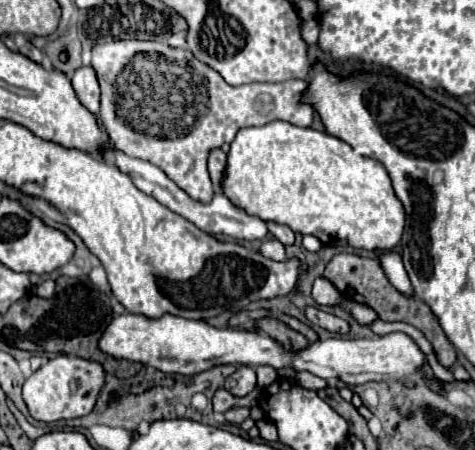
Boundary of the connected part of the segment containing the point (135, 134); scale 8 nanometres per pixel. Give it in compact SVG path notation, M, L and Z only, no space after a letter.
M100 39L92 49L92 67L102 89L100 119L116 149L130 157L154 163L180 189L202 203L208 203L214 197L212 181L206 171L206 155L212 147L232 143L242 127L266 125L270 121L288 121L298 127L310 127L314 117L314 109L300 103L300 91L306 87L304 81L292 79L284 83L246 83L232 87L212 67L194 59L190 51L182 49L176 53L176 49L160 41L132 39L102 43Z

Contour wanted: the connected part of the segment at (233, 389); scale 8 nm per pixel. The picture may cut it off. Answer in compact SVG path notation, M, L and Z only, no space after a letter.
M238 367L236 373L232 373L226 379L226 389L238 397L248 395L256 387L256 373L250 367Z

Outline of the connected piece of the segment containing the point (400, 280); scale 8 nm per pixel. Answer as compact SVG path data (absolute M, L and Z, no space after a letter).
M390 251L390 253L384 253L384 255L380 257L380 261L382 261L382 267L384 267L384 273L386 273L388 281L390 281L400 293L404 293L406 297L414 297L414 293L412 293L412 283L410 283L410 279L408 279L408 273L406 273L406 269L404 269L404 265L402 265L400 255L394 253L394 251Z

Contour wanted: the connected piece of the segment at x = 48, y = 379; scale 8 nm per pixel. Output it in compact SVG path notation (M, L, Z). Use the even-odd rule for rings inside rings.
M54 357L46 365L42 365L36 373L32 373L24 383L24 401L28 405L30 415L36 421L52 423L60 419L72 419L88 415L98 399L100 387L104 385L102 365L96 361L86 361L82 357Z

